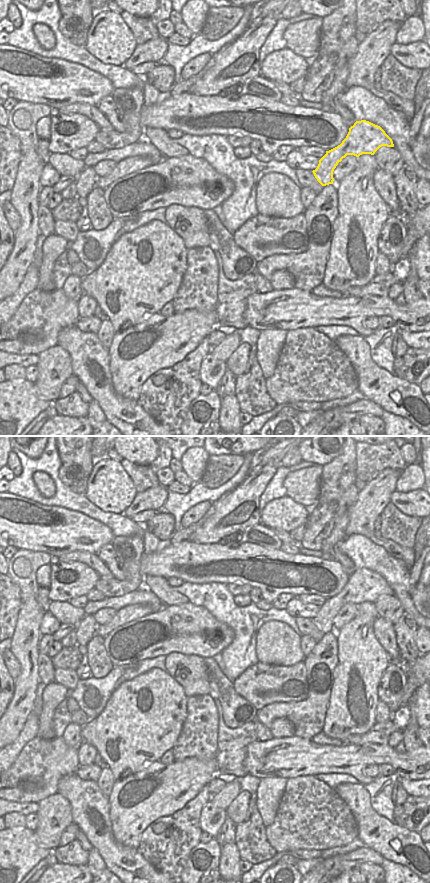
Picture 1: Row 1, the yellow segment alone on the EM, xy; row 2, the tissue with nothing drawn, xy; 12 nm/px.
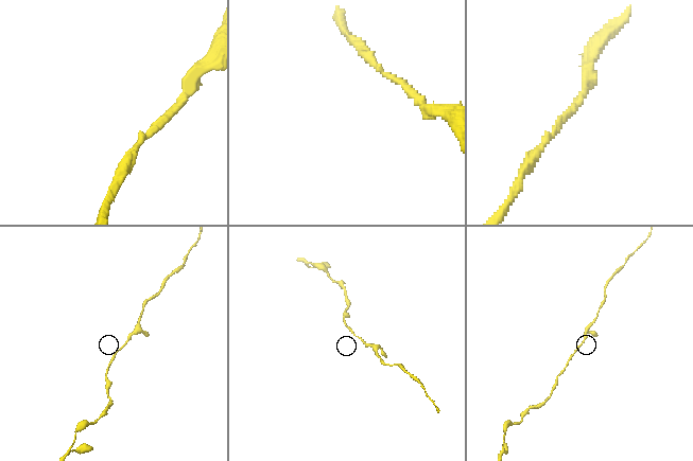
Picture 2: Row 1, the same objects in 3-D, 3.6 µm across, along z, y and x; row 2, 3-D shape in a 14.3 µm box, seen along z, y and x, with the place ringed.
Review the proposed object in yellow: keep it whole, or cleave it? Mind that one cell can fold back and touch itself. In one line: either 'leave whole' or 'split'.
leave whole

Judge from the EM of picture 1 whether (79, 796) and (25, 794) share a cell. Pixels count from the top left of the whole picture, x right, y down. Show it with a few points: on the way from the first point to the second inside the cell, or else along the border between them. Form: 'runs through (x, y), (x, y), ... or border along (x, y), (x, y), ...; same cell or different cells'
border along (73, 774), (67, 774), (59, 780), (57, 792); different cells

